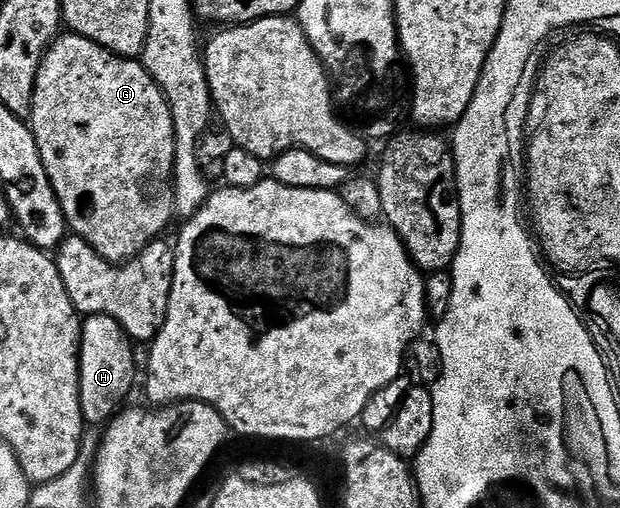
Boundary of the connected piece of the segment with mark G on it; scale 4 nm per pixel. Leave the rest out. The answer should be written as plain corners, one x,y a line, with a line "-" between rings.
73,33
59,34
47,46
38,64
38,71
34,74
34,91
30,94
30,106
28,108
28,126
34,134
34,140
38,146
38,155
42,158
42,167
46,170
46,180
54,190
54,196
58,199
60,209
66,218
67,228
77,238
88,244
89,250
98,258
115,265
121,264
127,259
133,259
139,251
159,238
158,235
174,215
174,188
172,176
174,174
174,118
170,112
170,104
166,102
165,95
155,83
154,78
146,72
146,68
134,57
113,55
105,51
100,45
88,41
82,35

